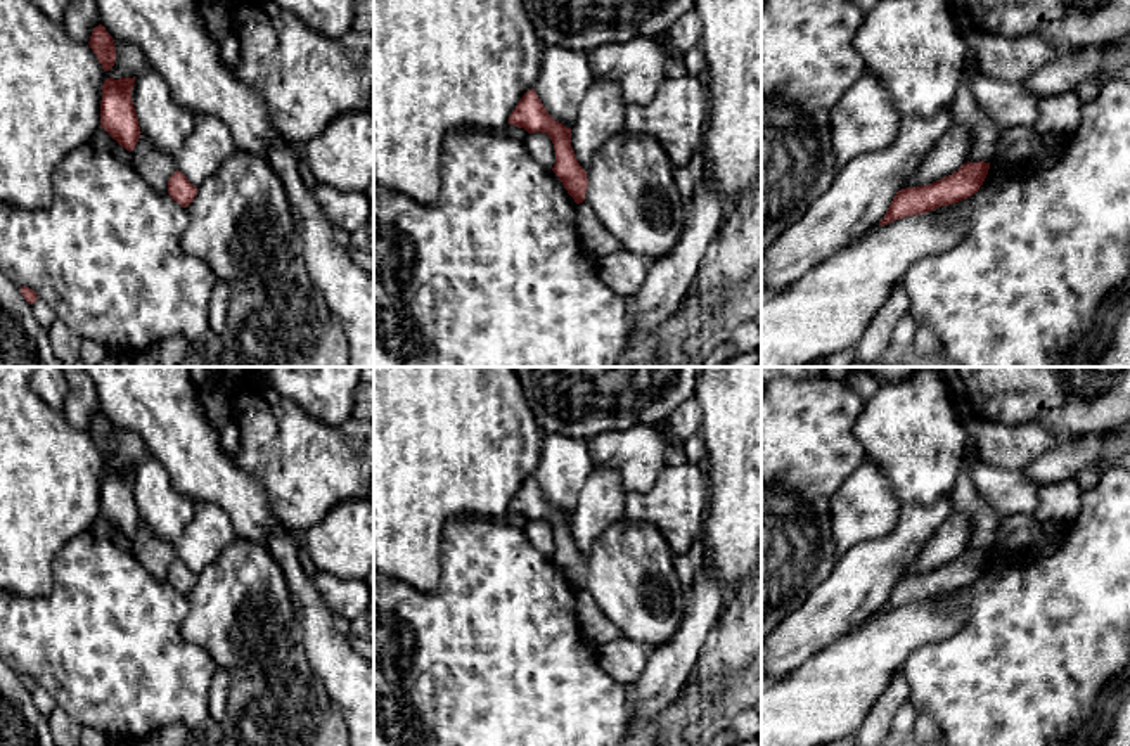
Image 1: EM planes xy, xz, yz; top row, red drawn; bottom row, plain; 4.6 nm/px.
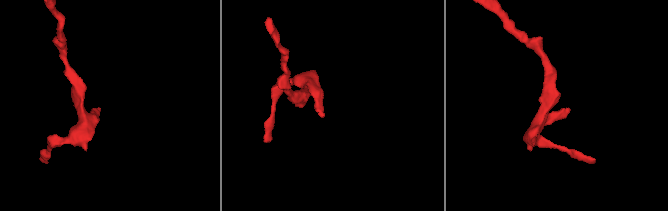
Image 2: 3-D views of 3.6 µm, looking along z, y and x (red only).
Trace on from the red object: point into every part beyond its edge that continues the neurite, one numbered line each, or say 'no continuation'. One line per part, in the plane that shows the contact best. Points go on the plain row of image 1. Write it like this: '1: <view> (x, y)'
no continuation

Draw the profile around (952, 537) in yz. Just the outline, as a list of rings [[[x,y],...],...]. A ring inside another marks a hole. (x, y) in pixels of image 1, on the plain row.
[[[953,507],[950,516],[938,526],[936,533],[922,545],[917,556],[902,568],[900,578],[938,569],[955,561],[969,547],[973,519]]]

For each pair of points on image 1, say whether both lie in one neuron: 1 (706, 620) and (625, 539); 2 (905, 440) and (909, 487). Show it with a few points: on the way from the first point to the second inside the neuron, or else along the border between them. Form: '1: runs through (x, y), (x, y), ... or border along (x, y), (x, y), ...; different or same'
1: border along (686, 591), (684, 617), (672, 636); different
2: runs through (909, 452), (909, 475); same

